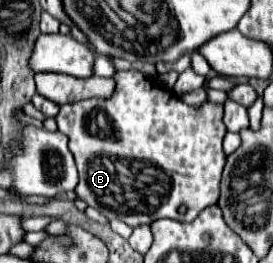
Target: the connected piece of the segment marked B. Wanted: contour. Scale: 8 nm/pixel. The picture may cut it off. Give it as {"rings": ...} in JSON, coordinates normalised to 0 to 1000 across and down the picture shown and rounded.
{"rings":[[[436,266],[414,304],[429,327],[407,373],[326,373],[275,395],[231,395],[201,449],[216,502],[253,517],[253,570],[282,616],[282,745],[319,783],[355,791],[392,837],[436,829],[473,859],[553,852],[582,829],[656,844],[714,837],[744,791],[788,776],[802,753],[802,677],[824,624],[810,540],[832,502],[810,456],[817,403],[744,388],[736,411],[700,411],[509,266]]]}

